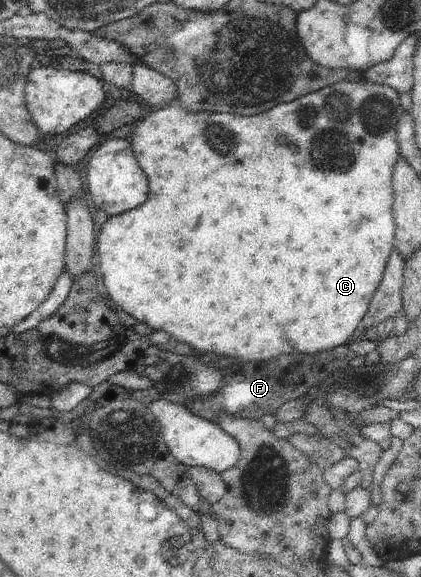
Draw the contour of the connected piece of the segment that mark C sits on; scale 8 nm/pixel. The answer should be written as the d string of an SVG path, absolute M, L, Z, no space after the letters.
M365 79L359 81L343 80L342 82L327 86L319 91L313 92L310 95L299 97L290 103L281 103L275 109L261 113L261 115L253 115L251 117L237 117L234 114L216 113L216 112L198 112L190 113L182 106L179 98L173 99L167 107L153 111L143 121L138 121L138 125L129 139L132 144L133 154L139 163L139 166L147 179L149 179L149 197L147 201L131 211L122 213L118 216L108 218L102 225L99 239L96 241L96 261L95 269L100 275L101 281L104 283L103 289L106 294L109 294L111 300L115 302L115 307L120 307L127 312L137 322L145 323L153 331L162 330L168 332L175 340L187 343L190 347L201 349L201 351L217 351L219 355L231 355L231 357L241 357L247 361L271 361L283 353L303 353L316 354L343 346L348 337L356 331L359 322L363 319L365 312L369 309L372 297L381 283L384 271L386 270L387 262L389 261L392 249L394 248L394 235L396 232L396 223L393 217L392 205L394 202L394 189L392 186L392 175L395 164L400 158L399 146L397 143L397 124L403 117L404 110L399 102L399 93L395 88L384 86L381 84L369 83Z

